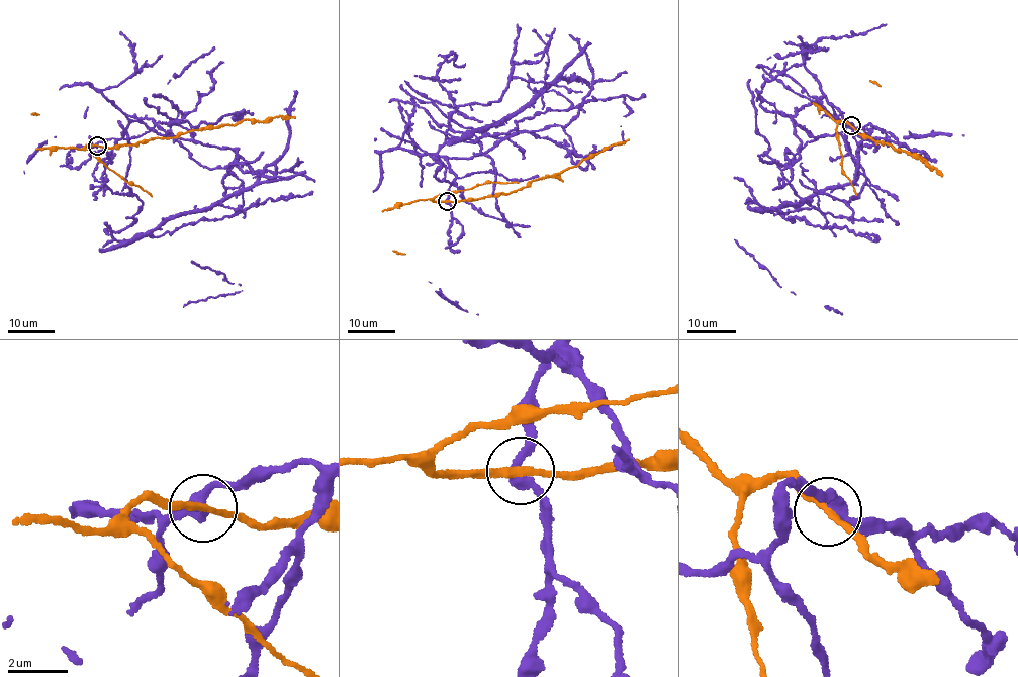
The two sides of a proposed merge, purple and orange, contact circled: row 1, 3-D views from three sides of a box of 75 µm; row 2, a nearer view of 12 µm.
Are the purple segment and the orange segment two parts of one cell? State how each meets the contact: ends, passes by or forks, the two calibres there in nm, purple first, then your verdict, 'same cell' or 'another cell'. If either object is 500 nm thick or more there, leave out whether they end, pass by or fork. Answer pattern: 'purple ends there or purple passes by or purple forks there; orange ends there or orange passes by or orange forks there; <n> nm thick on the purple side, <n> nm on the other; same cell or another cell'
purple passes by; orange passes by; 320 nm thick on the purple side, 200 nm on the other; another cell

